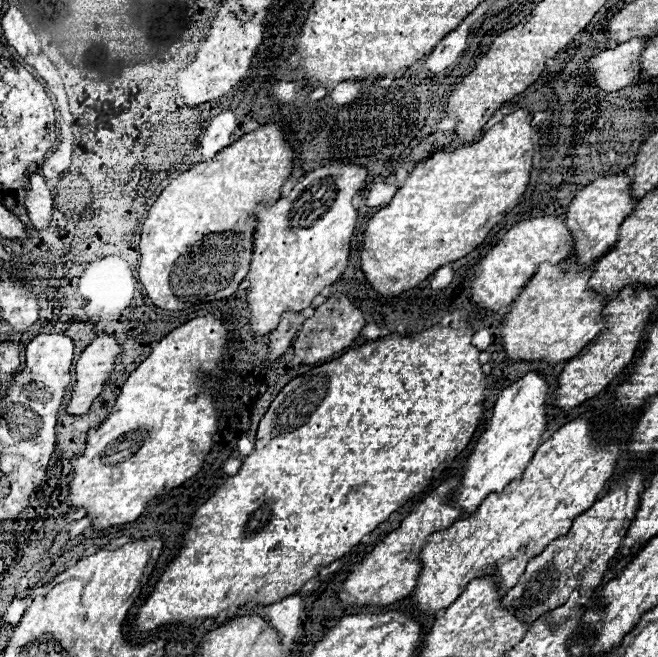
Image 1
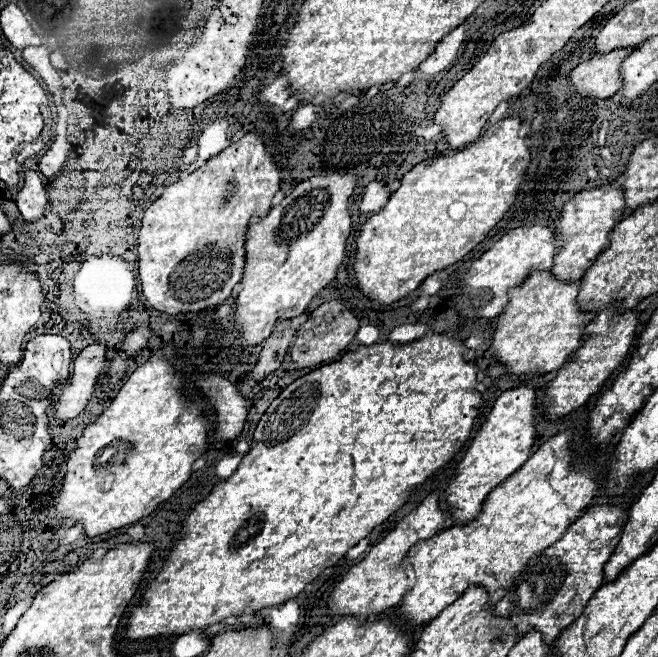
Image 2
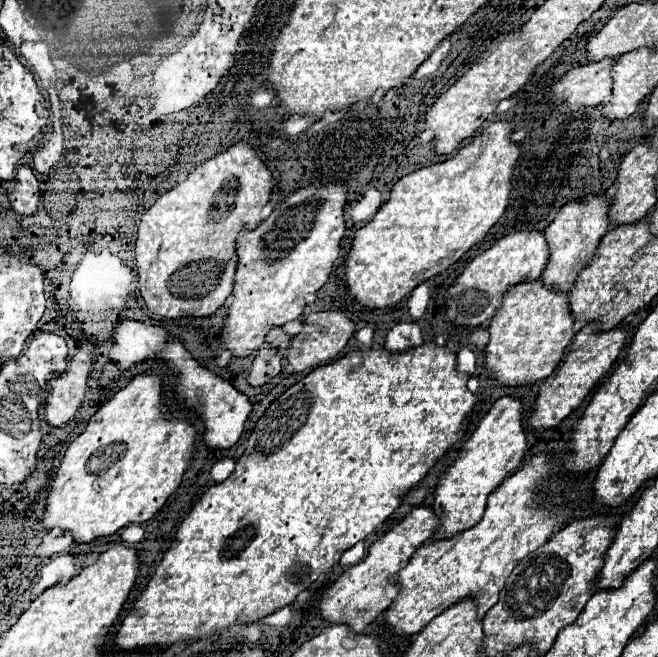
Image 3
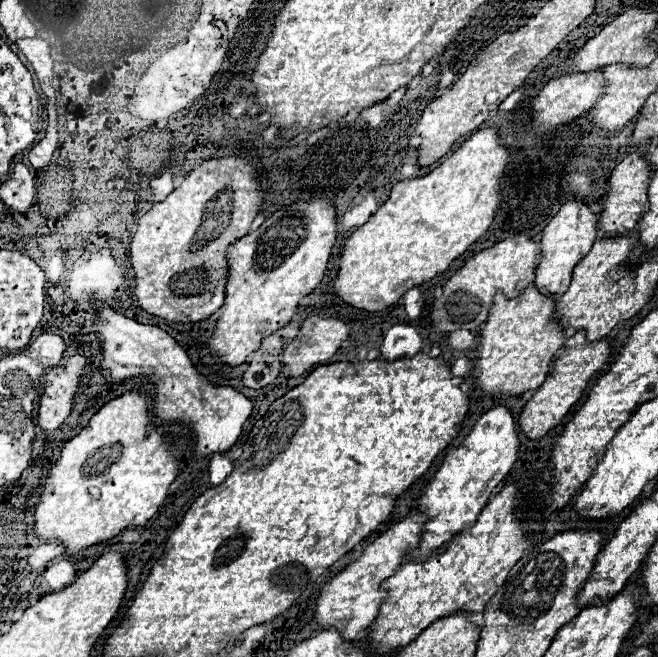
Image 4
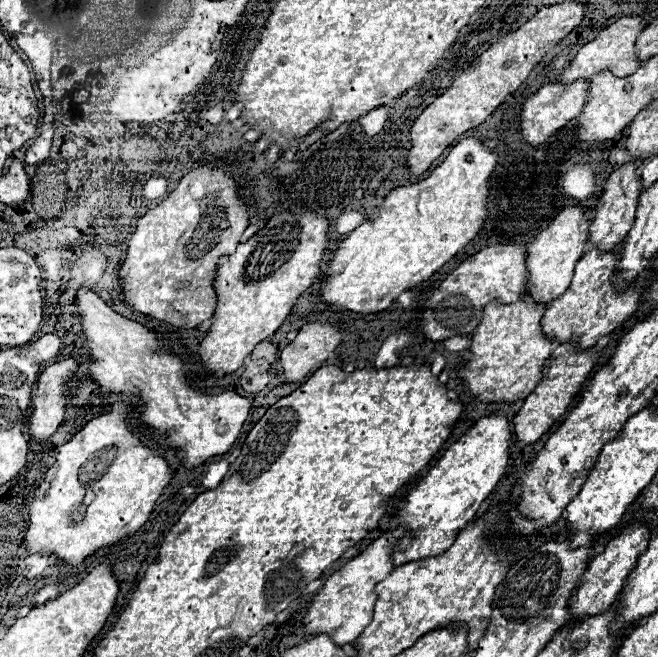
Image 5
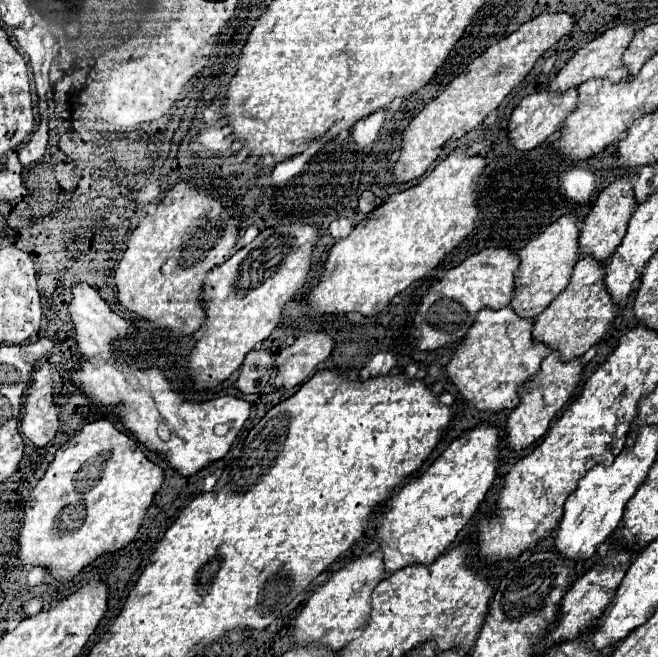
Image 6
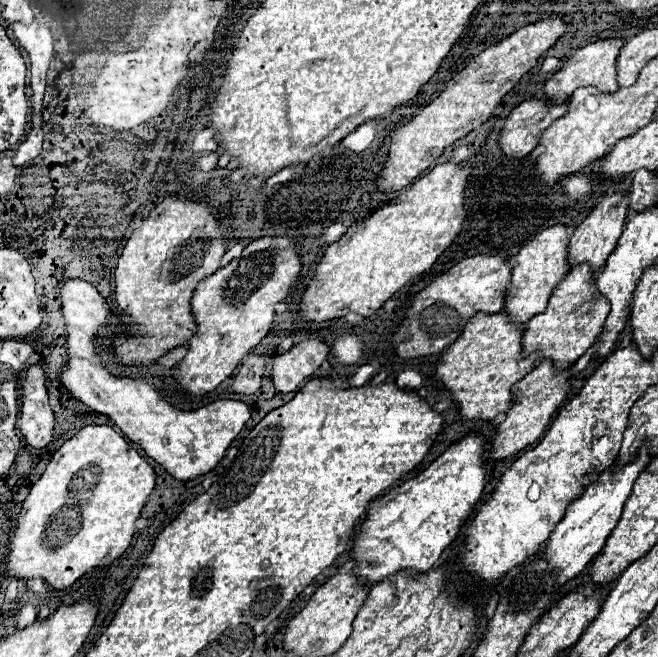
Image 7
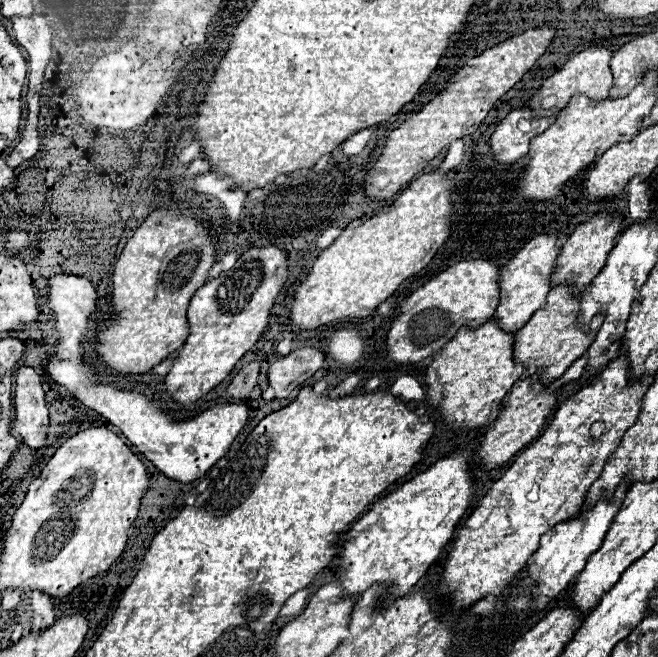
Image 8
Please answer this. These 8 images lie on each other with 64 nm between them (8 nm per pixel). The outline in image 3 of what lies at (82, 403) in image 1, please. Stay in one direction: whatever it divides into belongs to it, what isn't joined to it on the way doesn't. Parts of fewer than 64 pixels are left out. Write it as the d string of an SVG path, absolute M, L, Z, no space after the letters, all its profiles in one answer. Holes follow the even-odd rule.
M82 350L70 358L66 372L50 382L52 390L44 404L44 422L48 426L56 428L74 418L84 398L86 380L92 368L94 368L94 356Z

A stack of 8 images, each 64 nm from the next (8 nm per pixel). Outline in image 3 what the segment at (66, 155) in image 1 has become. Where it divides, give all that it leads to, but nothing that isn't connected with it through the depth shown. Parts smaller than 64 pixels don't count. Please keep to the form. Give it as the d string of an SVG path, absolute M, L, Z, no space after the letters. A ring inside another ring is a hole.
M54 124L54 130L48 138L48 142L44 146L40 146L36 152L34 152L34 170L46 174L50 172L50 168L60 160L62 156L62 132L58 128L58 124Z

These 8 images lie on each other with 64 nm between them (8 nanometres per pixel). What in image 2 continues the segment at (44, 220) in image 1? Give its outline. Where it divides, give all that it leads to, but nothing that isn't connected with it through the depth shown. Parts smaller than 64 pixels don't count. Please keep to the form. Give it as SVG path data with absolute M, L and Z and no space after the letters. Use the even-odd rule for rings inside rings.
M24 170L24 186L20 188L20 192L16 194L14 200L20 208L20 214L34 222L36 218L42 216L44 206L46 206L46 194L44 194L44 186L38 178L38 174L34 170Z

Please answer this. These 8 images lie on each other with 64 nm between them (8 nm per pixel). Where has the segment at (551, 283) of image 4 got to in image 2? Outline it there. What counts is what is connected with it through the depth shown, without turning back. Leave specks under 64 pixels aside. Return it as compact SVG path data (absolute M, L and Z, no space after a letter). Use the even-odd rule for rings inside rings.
M606 184L594 190L584 190L576 194L570 202L566 202L560 220L554 224L556 228L556 244L560 250L556 252L554 266L550 268L554 278L560 278L562 282L576 282L584 276L584 272L594 264L594 258L604 250L608 244L608 232L622 220L622 208L624 208L624 196L620 192L620 186Z

